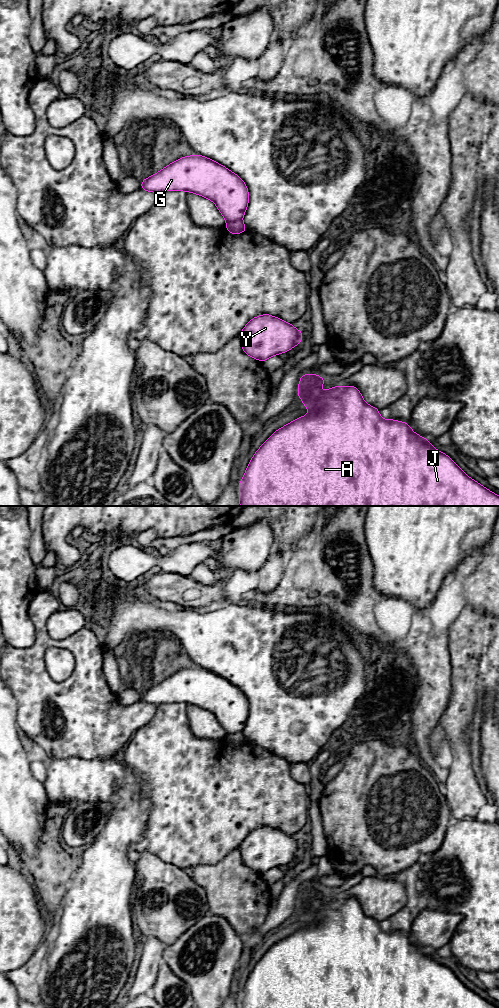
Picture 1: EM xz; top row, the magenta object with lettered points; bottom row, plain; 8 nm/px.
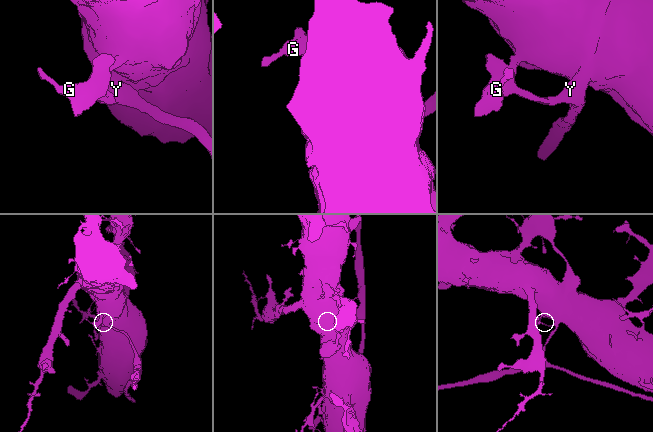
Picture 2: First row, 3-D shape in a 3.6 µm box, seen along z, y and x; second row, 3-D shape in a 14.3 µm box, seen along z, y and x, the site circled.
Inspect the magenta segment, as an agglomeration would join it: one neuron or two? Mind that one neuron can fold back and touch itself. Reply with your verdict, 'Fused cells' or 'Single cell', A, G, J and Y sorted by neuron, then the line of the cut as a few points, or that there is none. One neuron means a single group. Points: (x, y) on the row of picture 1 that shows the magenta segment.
Fused cells. Groups: A G J / Y. Split along xz (241, 219), (227, 223)

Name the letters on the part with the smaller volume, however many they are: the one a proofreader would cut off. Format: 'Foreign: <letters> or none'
Foreign: Y

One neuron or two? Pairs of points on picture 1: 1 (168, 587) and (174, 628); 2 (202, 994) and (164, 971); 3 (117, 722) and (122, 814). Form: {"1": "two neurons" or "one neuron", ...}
{"1": "two neurons", "2": "two neurons", "3": "two neurons"}

